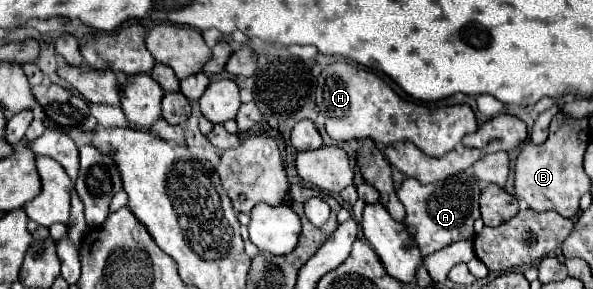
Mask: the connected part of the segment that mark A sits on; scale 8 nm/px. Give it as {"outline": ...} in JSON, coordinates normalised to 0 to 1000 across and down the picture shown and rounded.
{"outline":[[[777,595],[720,644],[707,637],[700,616],[683,616],[669,678],[686,727],[683,782],[700,796],[700,837],[713,886],[730,879],[771,830],[791,830],[801,810],[798,768],[808,754],[808,637],[794,595]]]}

